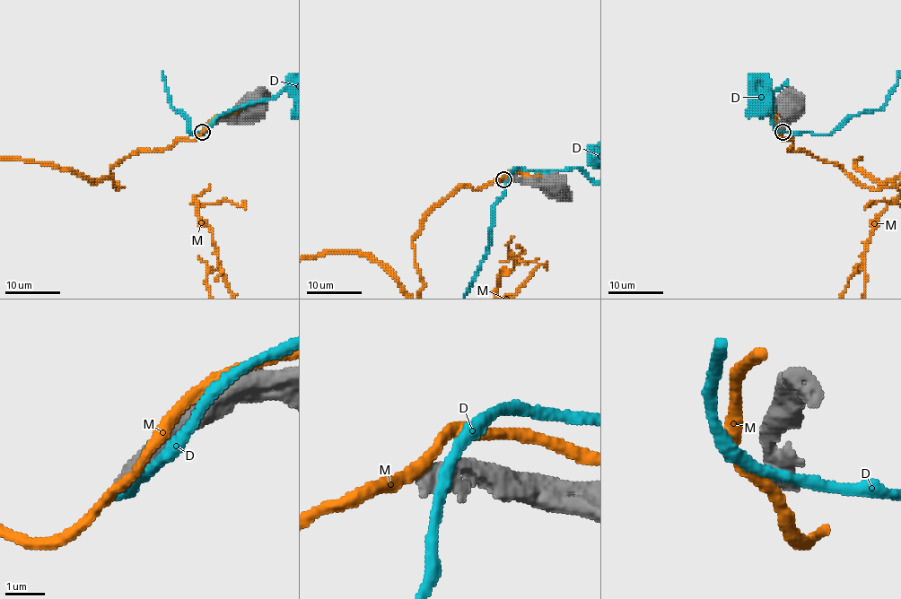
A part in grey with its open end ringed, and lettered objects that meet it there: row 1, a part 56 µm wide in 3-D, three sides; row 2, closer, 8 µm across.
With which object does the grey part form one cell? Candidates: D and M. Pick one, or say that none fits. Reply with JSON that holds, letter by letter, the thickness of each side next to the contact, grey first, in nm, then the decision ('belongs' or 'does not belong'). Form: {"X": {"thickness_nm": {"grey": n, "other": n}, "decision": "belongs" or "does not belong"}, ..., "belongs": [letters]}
{"D": {"thickness_nm": {"grey": 600, "other": 260}, "decision": "does not belong"}, "M": {"thickness_nm": {"grey": 500, "other": 280}, "decision": "does not belong"}, "belongs": []}

